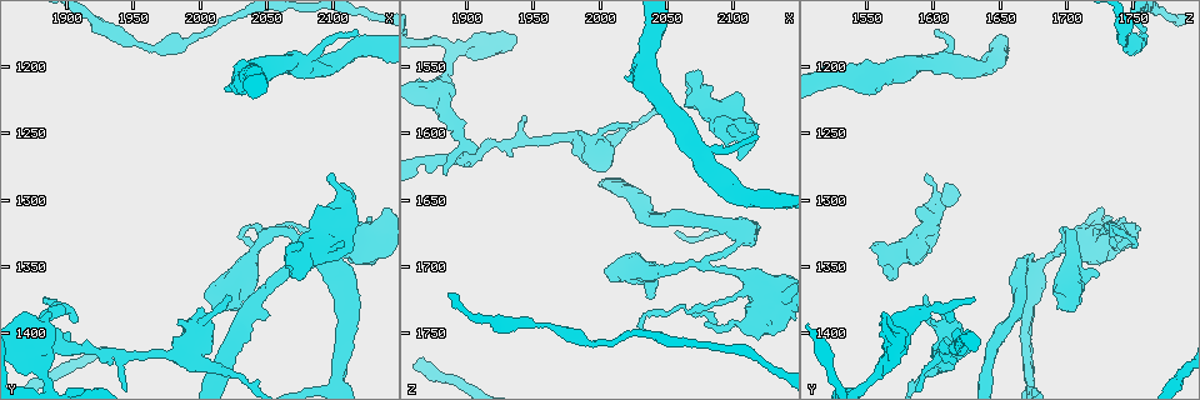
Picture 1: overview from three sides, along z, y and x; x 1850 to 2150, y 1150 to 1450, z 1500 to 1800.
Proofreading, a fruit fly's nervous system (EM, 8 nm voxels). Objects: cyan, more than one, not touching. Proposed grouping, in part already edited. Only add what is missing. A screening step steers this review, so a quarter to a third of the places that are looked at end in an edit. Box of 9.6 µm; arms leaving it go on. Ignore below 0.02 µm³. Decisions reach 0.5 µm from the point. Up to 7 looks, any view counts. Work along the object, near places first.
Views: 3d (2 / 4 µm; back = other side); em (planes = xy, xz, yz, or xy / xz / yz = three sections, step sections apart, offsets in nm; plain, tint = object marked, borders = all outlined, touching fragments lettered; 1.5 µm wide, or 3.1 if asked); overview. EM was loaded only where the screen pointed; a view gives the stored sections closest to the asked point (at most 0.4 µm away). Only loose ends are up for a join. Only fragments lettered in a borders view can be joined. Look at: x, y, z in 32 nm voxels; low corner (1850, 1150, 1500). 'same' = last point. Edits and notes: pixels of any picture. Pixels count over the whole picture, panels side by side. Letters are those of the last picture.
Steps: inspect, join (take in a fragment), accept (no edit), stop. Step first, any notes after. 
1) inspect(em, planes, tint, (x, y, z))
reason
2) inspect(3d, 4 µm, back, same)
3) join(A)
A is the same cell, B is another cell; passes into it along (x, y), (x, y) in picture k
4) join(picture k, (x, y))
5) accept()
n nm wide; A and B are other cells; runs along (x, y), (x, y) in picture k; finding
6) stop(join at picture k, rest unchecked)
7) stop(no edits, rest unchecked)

inspect(em, planes, borders, (1886, 1372, 1628))
free end

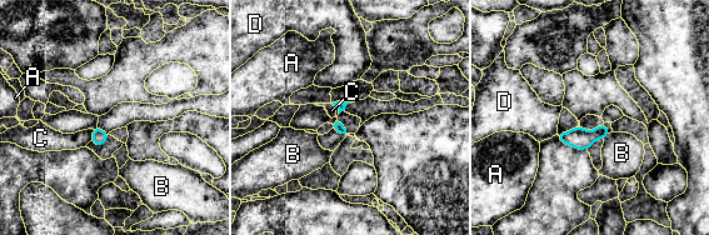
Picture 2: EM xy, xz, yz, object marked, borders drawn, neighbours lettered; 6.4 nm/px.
accept()
A, B, C and D are other cells; border along (93, 129), (90, 140) in picture 2; no lettered fragment goes on from it

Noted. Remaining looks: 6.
inspect(3d, 4 µm, (2068, 1358, 1566))
an open end

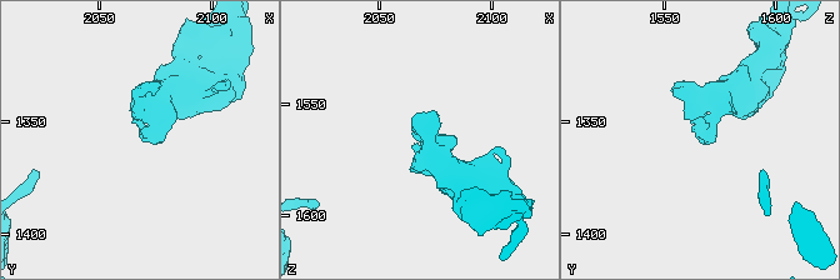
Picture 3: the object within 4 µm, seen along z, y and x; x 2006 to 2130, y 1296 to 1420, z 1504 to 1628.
inspect(em, planes, tint, (2068, 1358, 1568))

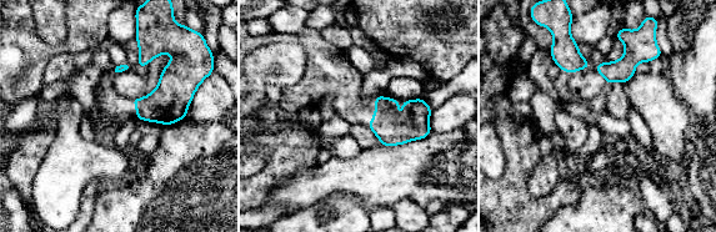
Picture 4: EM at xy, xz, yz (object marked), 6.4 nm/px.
inspect(em, planes, borders, same)

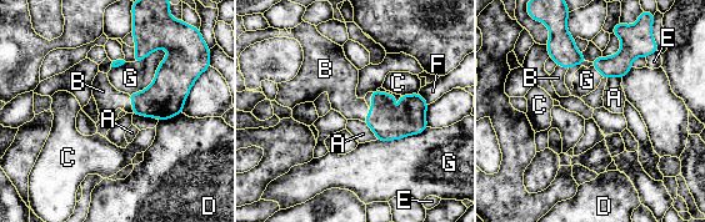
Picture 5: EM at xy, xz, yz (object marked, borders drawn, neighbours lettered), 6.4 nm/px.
join(B)
B is the same cell, A, C, D, E, F and G are other cells; it goes on there

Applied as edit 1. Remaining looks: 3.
inspect(em, planes, borders, (2104, 1302, 1618))
free end

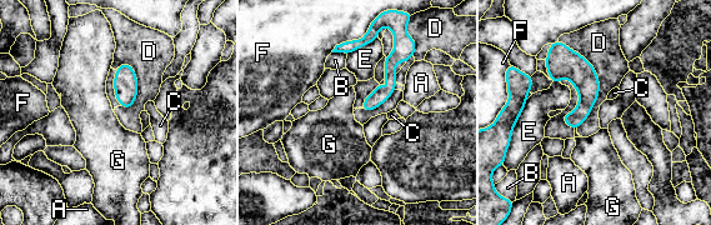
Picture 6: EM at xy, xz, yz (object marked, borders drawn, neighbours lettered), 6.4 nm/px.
accept()
A, B, C, D, E, F and G are other cells; border along (557, 40), (599, 81), (579, 128) in picture 6; no lettered fragment goes on from it

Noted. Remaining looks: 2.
stop(join at picture 5, rest unchecked)

